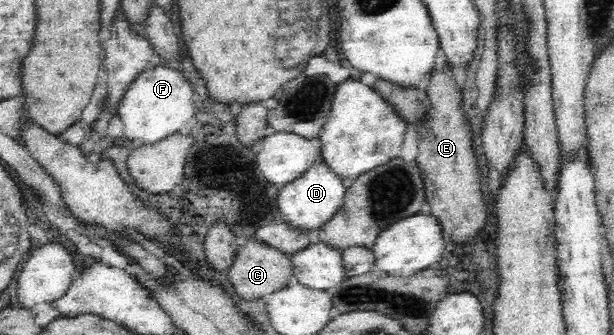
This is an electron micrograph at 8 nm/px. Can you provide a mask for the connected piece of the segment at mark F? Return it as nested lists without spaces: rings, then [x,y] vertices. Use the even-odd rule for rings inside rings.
[[[162,64],[148,67],[137,75],[125,91],[118,108],[118,117],[124,124],[122,138],[139,140],[142,144],[153,144],[175,134],[196,116],[193,86],[185,75],[173,66]]]

